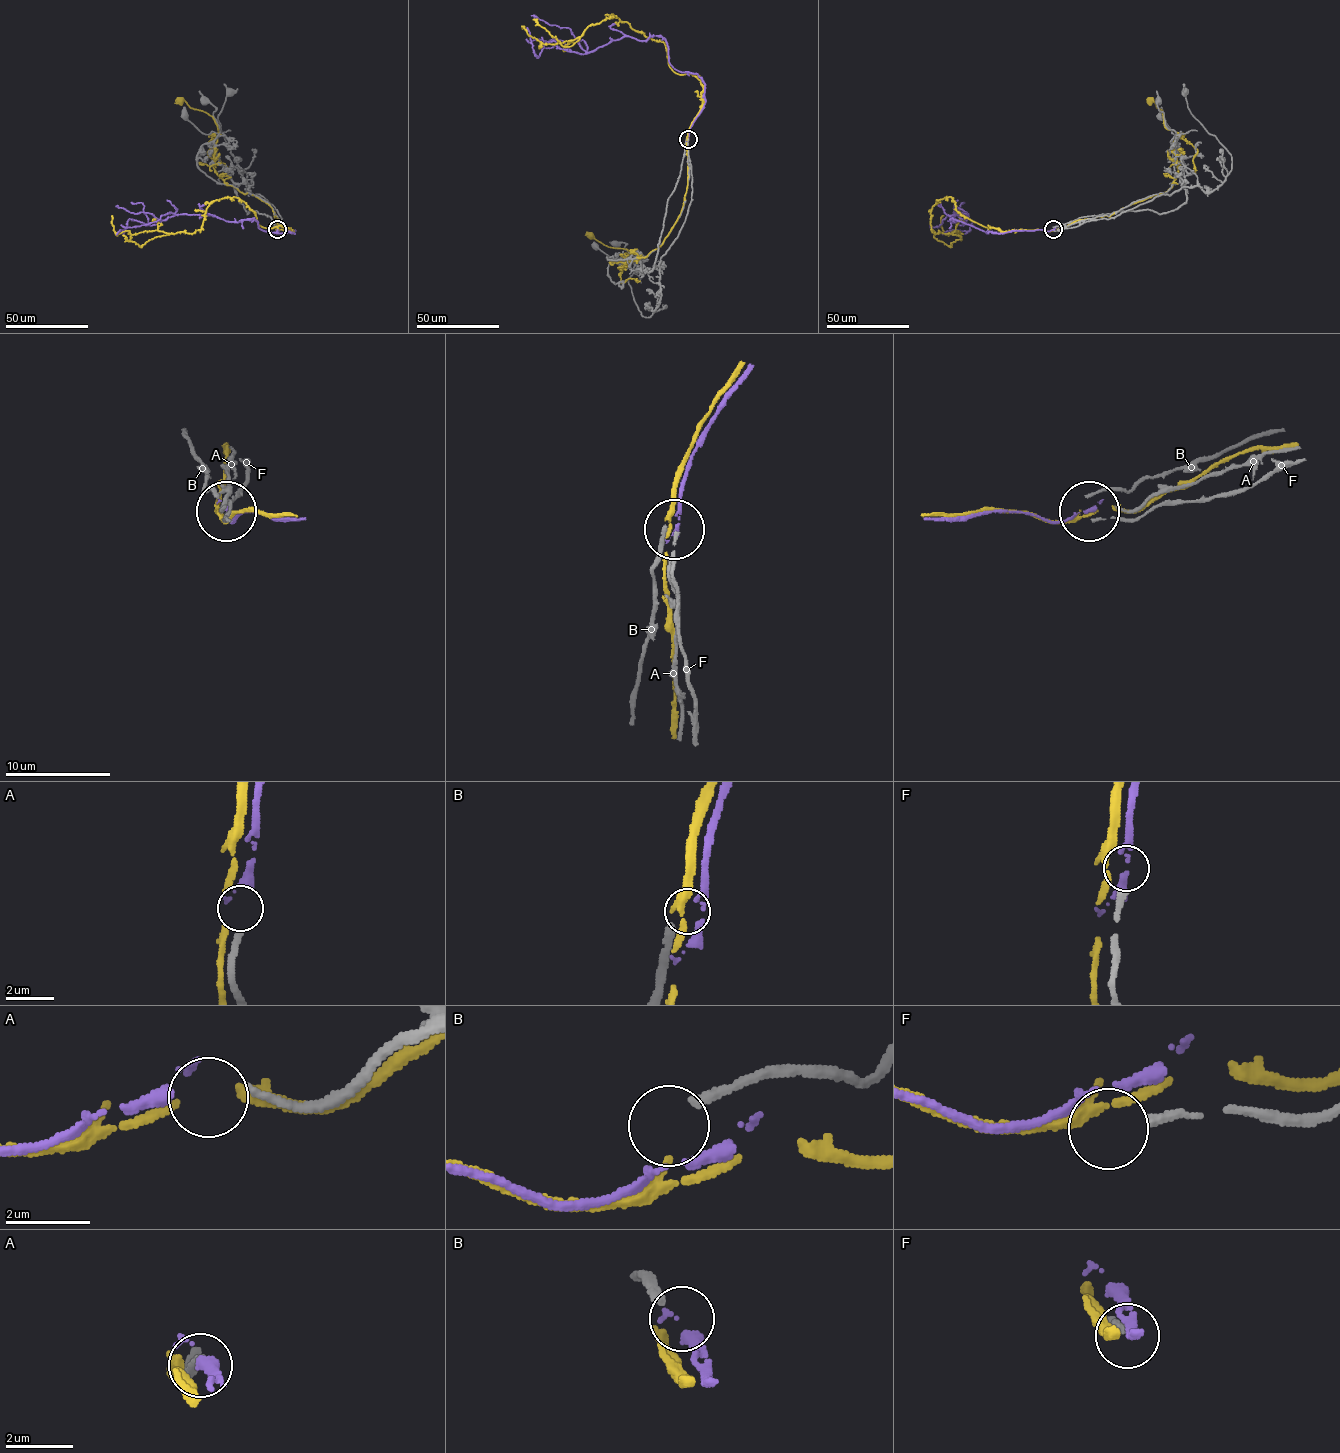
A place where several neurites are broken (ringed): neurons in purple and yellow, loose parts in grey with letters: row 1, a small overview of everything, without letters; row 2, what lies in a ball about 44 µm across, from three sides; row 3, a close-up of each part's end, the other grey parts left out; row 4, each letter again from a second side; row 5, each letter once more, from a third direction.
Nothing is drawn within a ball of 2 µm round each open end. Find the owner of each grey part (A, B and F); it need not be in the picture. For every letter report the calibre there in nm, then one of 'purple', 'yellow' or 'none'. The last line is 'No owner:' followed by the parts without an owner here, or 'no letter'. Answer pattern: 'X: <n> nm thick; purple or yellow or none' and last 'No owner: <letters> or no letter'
A: 190 nm thick; purple
B: 280 nm thick; none
F: 240 nm thick; none
No owner: B, F

